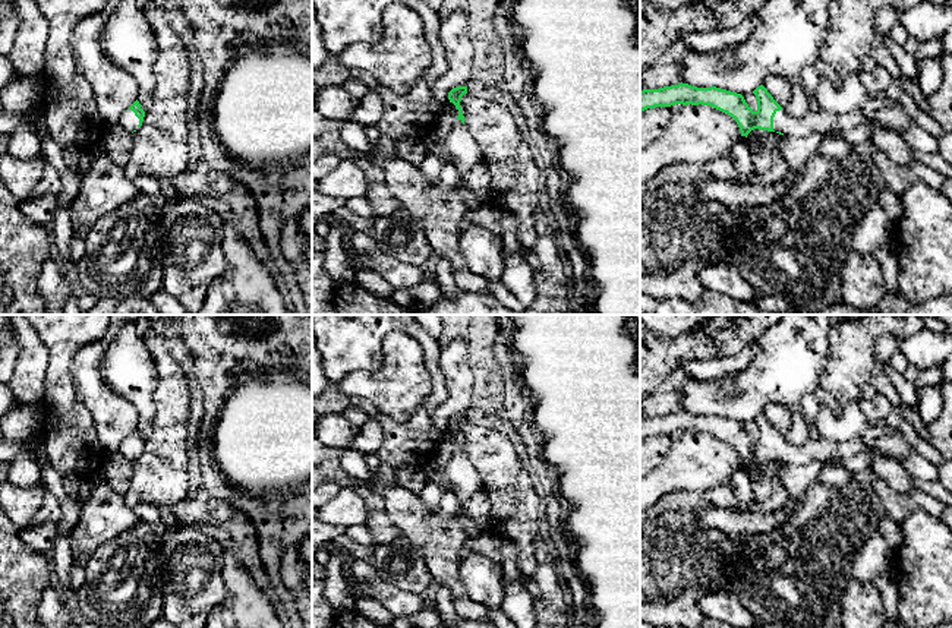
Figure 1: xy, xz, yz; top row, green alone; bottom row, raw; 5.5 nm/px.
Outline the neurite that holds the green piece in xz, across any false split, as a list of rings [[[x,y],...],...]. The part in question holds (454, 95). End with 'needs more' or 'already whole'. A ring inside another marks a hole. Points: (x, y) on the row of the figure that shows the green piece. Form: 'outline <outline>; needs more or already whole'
outline [[[457,86],[448,92],[450,102],[453,102],[458,110],[457,122],[445,139],[434,138],[432,143],[429,145],[429,154],[447,154],[451,158],[451,162],[460,176],[458,195],[466,203],[464,215],[472,215],[483,202],[467,187],[466,176],[475,164],[482,161],[482,154],[477,143],[464,126],[464,116],[460,107],[460,101],[464,94],[467,94],[467,86]]]; needs more

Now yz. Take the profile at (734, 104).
outline [[[681,82],[659,89],[640,91],[640,111],[675,104],[710,105],[731,116],[737,122],[741,136],[745,138],[754,129],[776,132],[789,138],[806,138],[811,133],[825,135],[829,130],[849,130],[867,122],[879,122],[885,129],[899,135],[914,124],[902,104],[893,98],[890,98],[889,107],[882,107],[871,116],[858,108],[844,114],[810,110],[801,117],[789,117],[763,85],[757,86],[753,94],[757,100],[756,111],[748,107],[741,94],[716,86],[697,88]]]; needs more

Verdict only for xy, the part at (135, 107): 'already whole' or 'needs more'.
needs more

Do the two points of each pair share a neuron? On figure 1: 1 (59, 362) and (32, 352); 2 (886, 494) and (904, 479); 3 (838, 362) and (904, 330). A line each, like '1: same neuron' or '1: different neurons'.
1: different neurons
2: different neurons
3: same neuron

